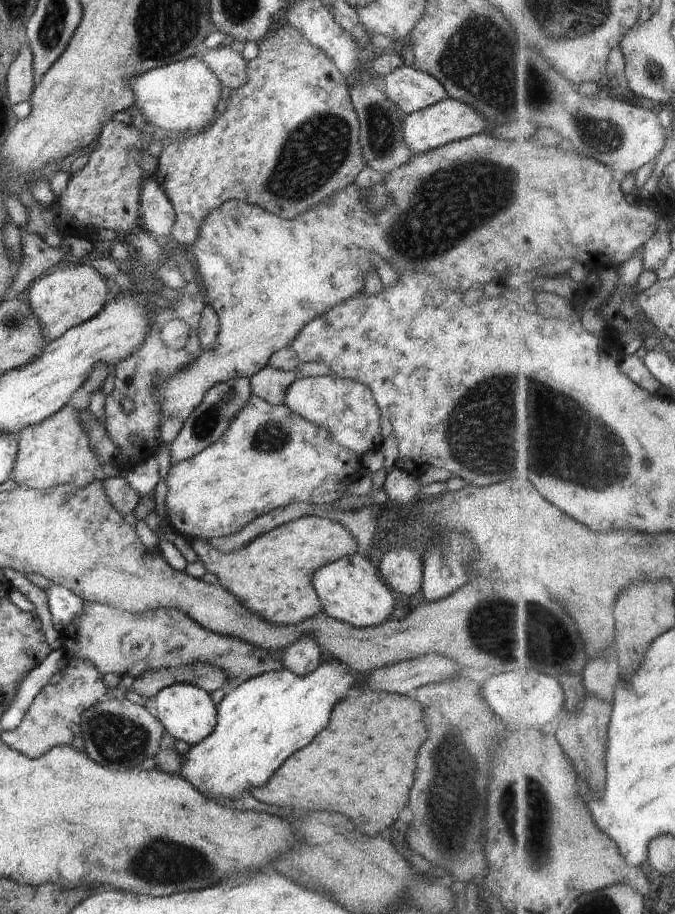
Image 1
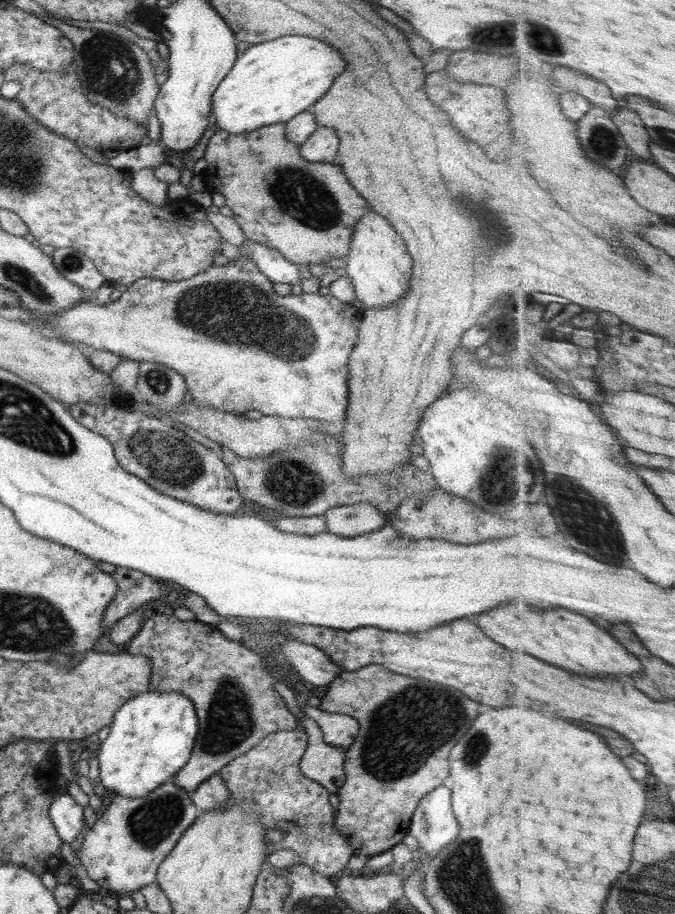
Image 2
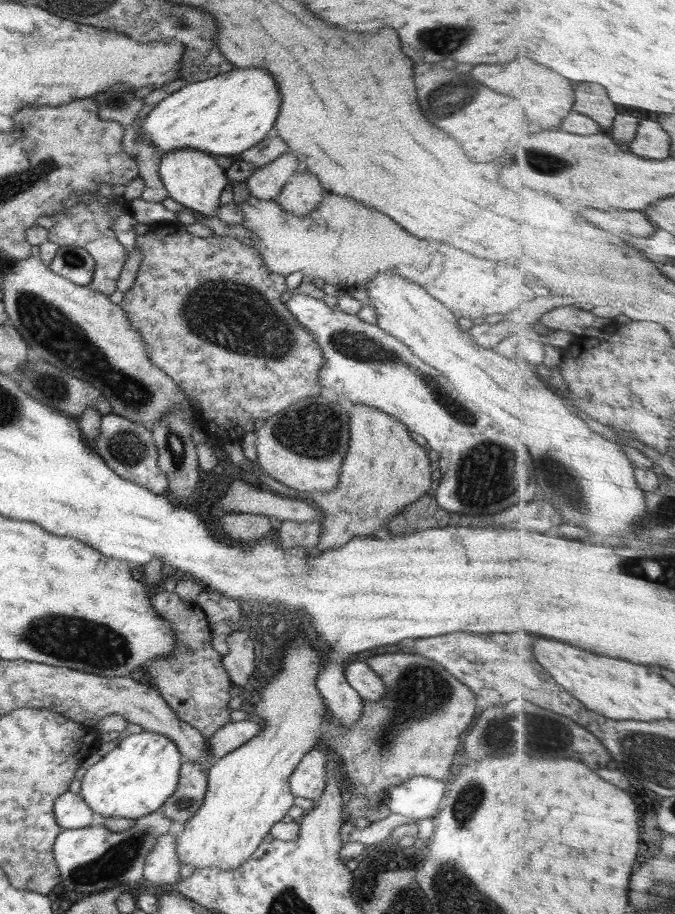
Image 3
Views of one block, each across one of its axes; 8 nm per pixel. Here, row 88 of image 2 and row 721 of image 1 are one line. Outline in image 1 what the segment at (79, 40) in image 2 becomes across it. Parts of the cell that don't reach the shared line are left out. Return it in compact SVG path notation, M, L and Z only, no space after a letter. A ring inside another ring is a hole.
M129 699L101 702L81 715L84 752L92 761L113 771L133 769L140 766L146 758L156 756L165 734L164 727L152 710Z

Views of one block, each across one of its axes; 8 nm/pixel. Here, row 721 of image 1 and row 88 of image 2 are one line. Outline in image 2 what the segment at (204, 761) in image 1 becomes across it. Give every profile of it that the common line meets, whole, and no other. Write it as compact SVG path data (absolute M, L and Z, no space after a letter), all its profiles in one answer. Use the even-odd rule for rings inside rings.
M282 36L278 40L254 44L238 55L234 66L220 81L216 92L211 98L211 116L215 118L217 127L228 133L237 135L254 131L258 128L288 122L297 114L308 110L314 102L318 102L330 84L346 70L346 62L342 60L340 52L330 48L320 40L308 36Z

